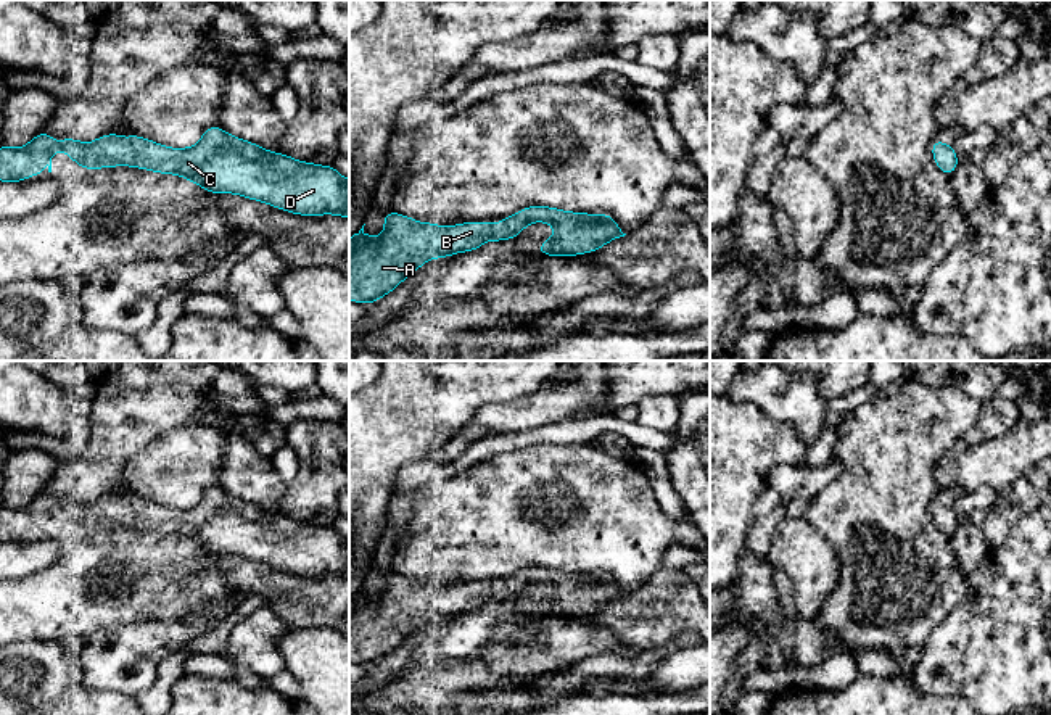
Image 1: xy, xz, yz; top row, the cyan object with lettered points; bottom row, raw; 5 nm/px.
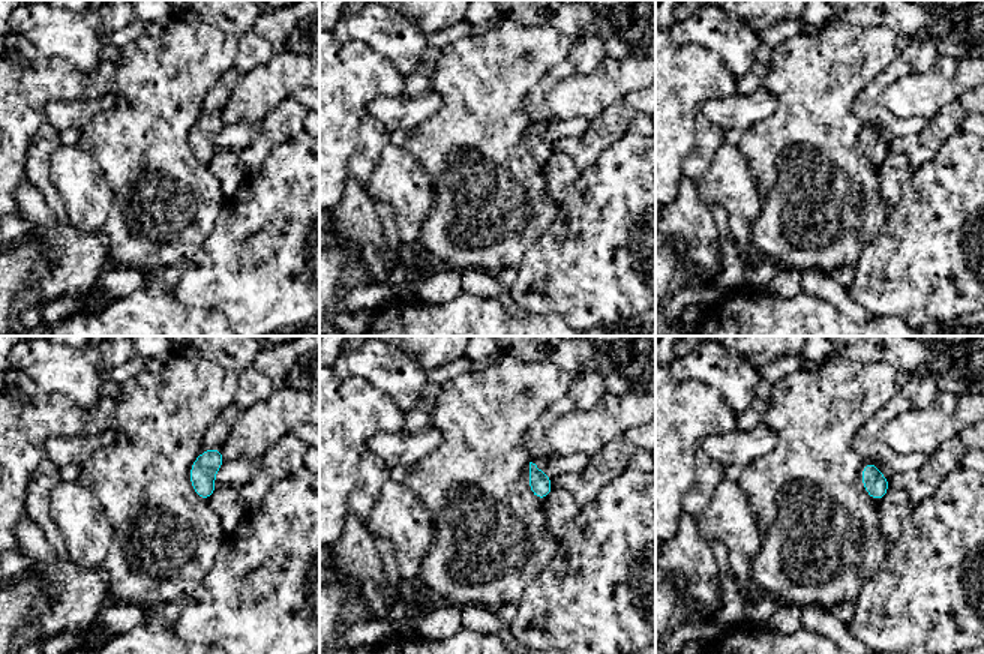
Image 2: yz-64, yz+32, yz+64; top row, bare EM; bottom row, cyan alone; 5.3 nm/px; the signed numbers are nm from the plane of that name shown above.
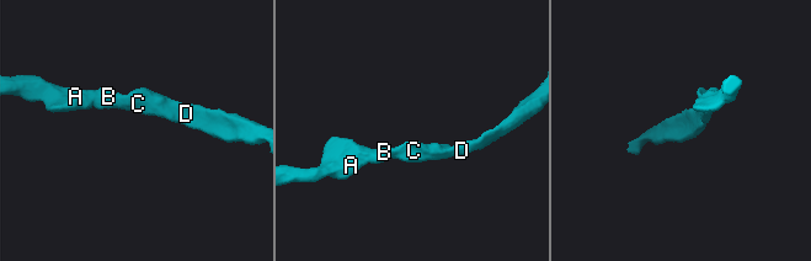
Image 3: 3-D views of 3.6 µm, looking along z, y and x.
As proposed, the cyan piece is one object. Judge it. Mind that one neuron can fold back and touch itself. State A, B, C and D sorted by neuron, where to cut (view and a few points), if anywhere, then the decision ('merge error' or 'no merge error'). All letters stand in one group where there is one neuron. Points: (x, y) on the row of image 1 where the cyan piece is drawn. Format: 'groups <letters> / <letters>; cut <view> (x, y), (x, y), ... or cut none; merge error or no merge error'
groups A B C D; cut none; no merge error

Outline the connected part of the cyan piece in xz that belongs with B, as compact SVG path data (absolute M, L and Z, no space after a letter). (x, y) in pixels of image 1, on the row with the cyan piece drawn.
M528 206L510 217L501 219L497 225L491 222L464 222L457 225L438 225L418 222L412 217L389 211L383 216L385 232L373 238L364 234L364 225L349 238L349 301L373 304L399 283L412 275L428 259L447 258L455 253L473 251L488 240L512 240L531 222L546 222L555 227L555 235L542 242L536 253L547 256L576 256L594 253L608 242L624 237L610 214L586 214L562 211L549 206Z

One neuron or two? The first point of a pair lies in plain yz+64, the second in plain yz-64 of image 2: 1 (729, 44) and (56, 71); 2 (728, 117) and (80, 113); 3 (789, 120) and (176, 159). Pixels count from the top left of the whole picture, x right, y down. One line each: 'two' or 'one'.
1: two
2: one
3: one

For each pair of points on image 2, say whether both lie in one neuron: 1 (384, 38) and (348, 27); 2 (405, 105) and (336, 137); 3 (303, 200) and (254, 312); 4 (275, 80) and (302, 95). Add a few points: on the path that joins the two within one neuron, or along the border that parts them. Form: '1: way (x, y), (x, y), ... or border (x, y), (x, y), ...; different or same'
1: way (375, 29), (357, 27); same
2: border (398, 95), (375, 98), (369, 104), (366, 114); different
3: way (303, 228), (263, 272), (260, 284); same
4: border (303, 87), (299, 87), (291, 95); different

